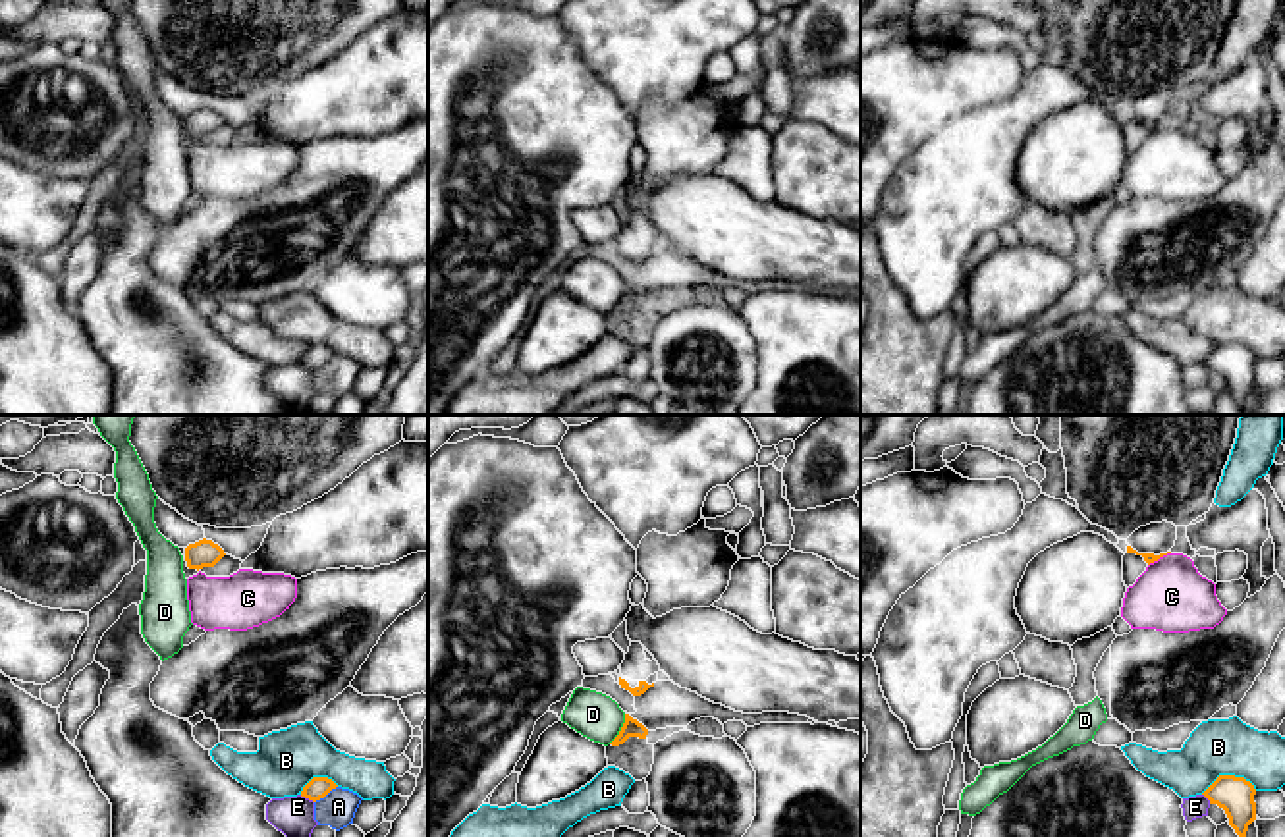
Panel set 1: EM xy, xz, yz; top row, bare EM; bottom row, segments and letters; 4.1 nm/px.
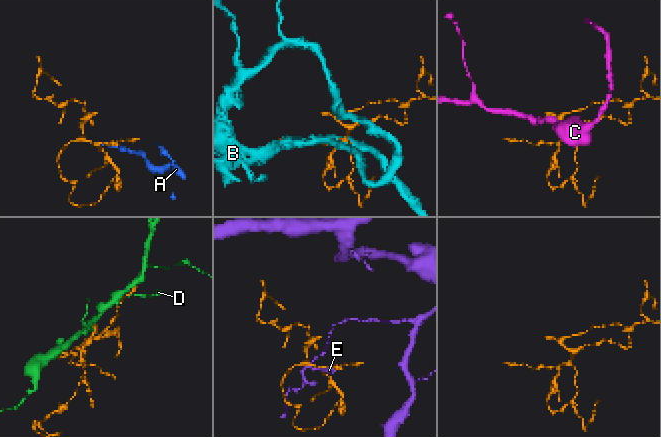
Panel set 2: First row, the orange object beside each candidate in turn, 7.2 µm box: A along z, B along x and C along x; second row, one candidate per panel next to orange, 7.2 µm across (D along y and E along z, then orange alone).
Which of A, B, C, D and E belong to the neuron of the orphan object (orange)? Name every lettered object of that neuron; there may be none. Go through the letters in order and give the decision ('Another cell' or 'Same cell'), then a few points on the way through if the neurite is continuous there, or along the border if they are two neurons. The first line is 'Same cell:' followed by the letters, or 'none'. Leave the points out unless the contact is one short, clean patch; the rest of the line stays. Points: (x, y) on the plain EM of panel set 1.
Same cell: none
A: Another cell
B: Another cell
C: Another cell
D: Another cell. Boundary: xz (626, 282), (622, 297), (608, 311)
E: Another cell

